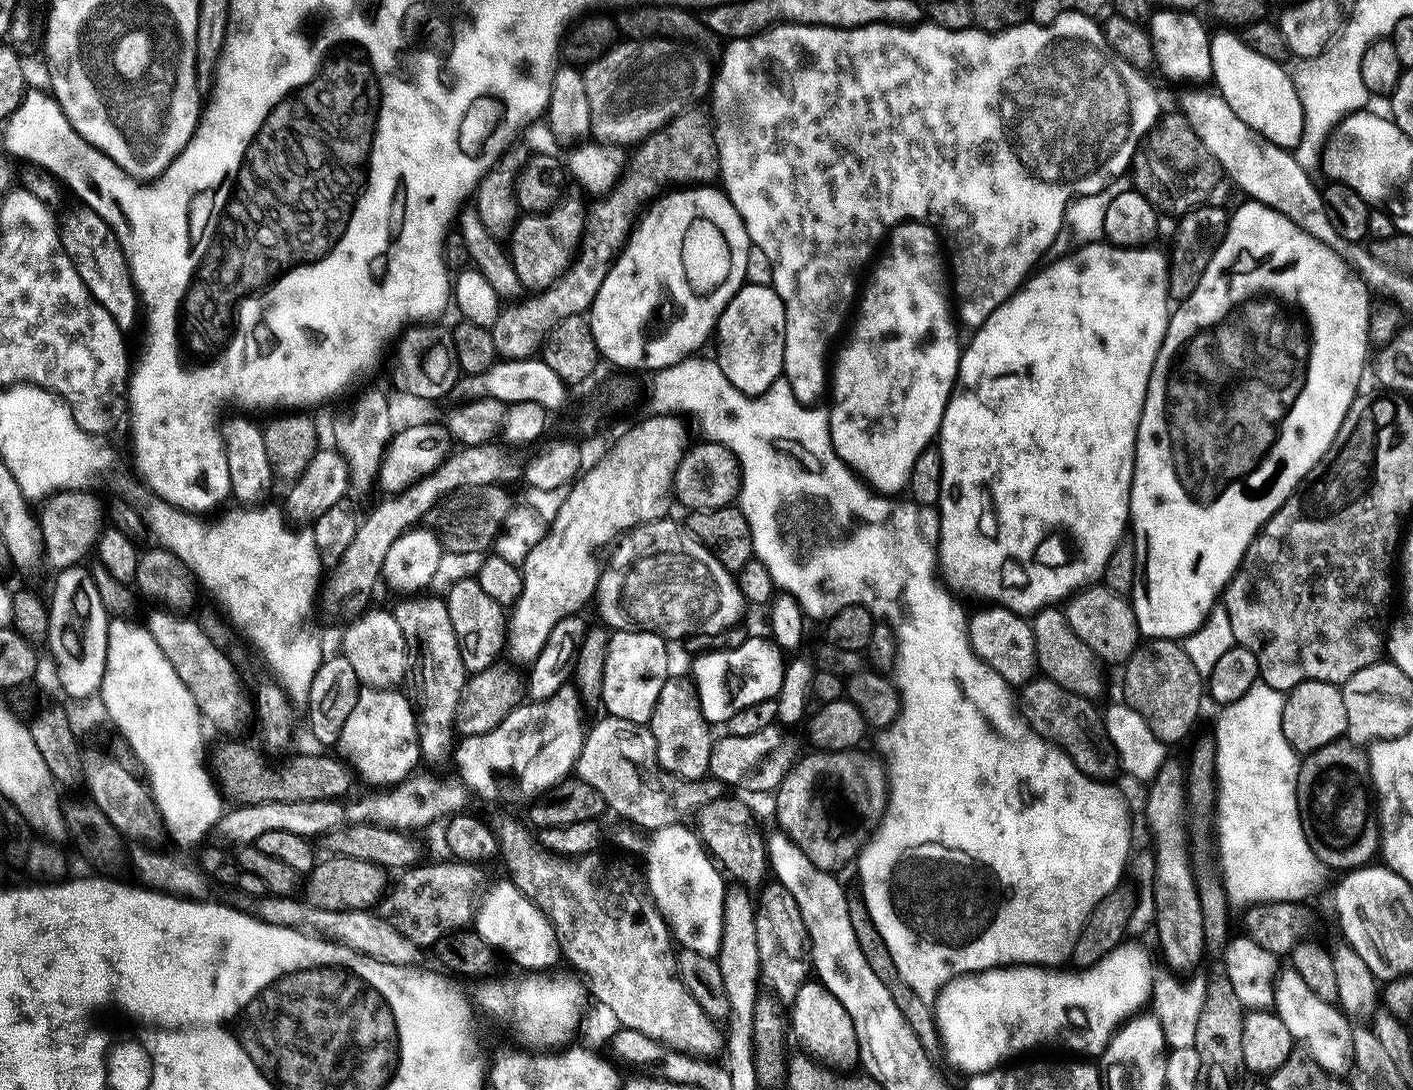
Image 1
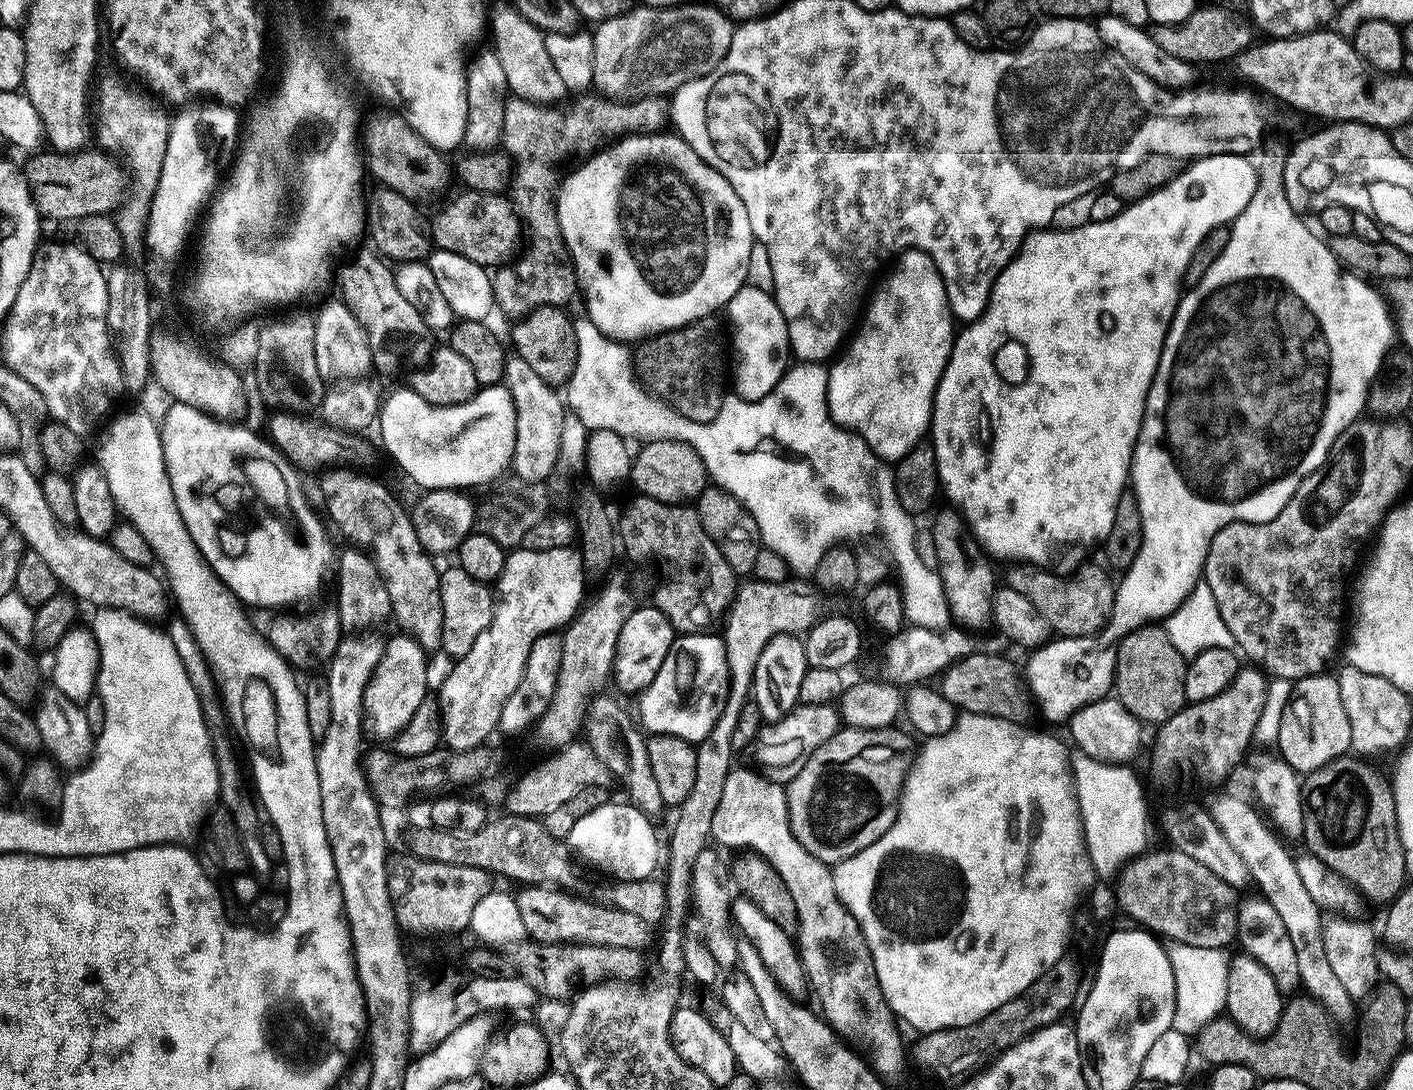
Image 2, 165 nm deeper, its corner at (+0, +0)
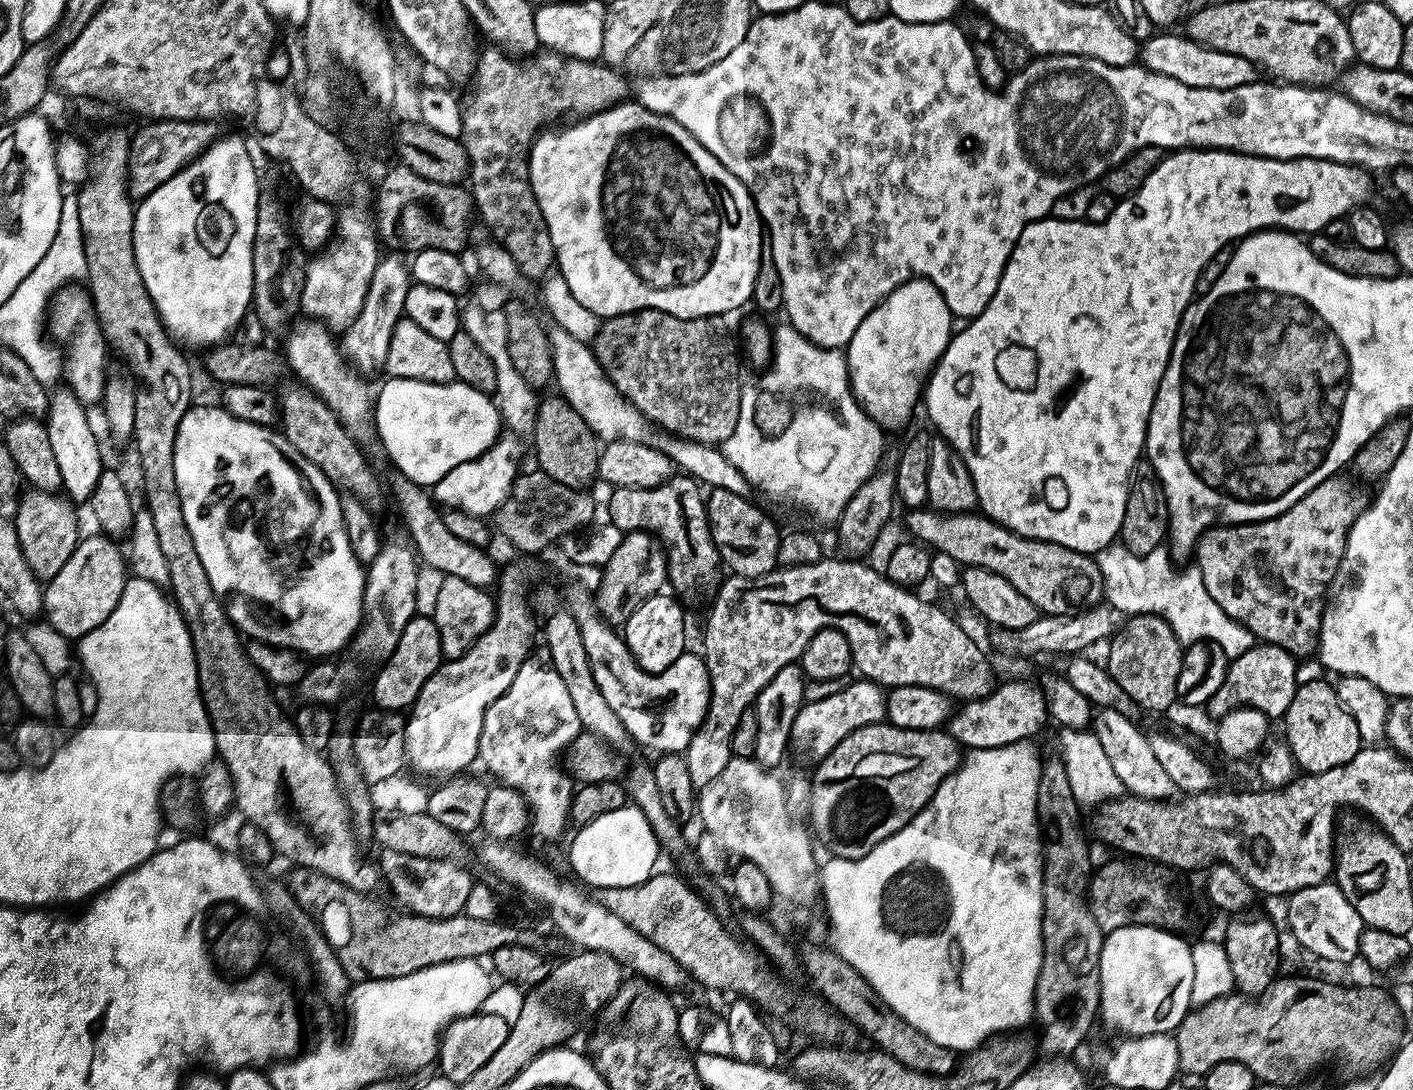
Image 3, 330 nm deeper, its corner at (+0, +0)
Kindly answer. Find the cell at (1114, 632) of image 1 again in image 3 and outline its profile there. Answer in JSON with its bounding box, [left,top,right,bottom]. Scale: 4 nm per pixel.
[904,506,1098,616]

